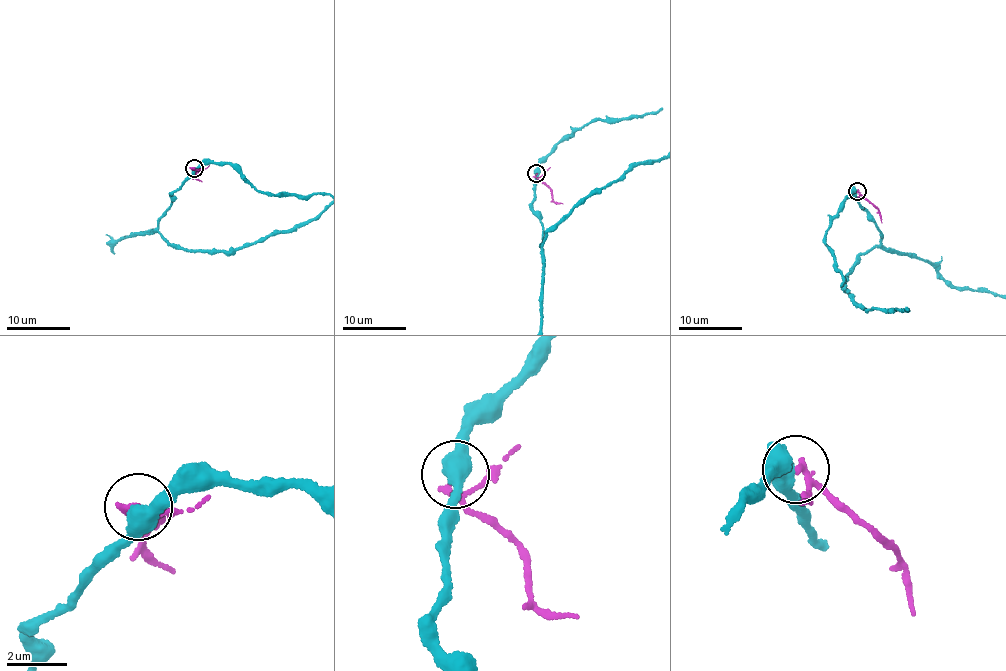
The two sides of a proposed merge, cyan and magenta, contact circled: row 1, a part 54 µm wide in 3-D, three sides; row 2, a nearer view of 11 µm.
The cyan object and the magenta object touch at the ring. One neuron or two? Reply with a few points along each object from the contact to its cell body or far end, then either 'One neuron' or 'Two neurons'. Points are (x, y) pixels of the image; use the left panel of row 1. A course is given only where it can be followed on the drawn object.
Course of magenta: (194, 168), (195, 177), (201, 182). Two neurons

